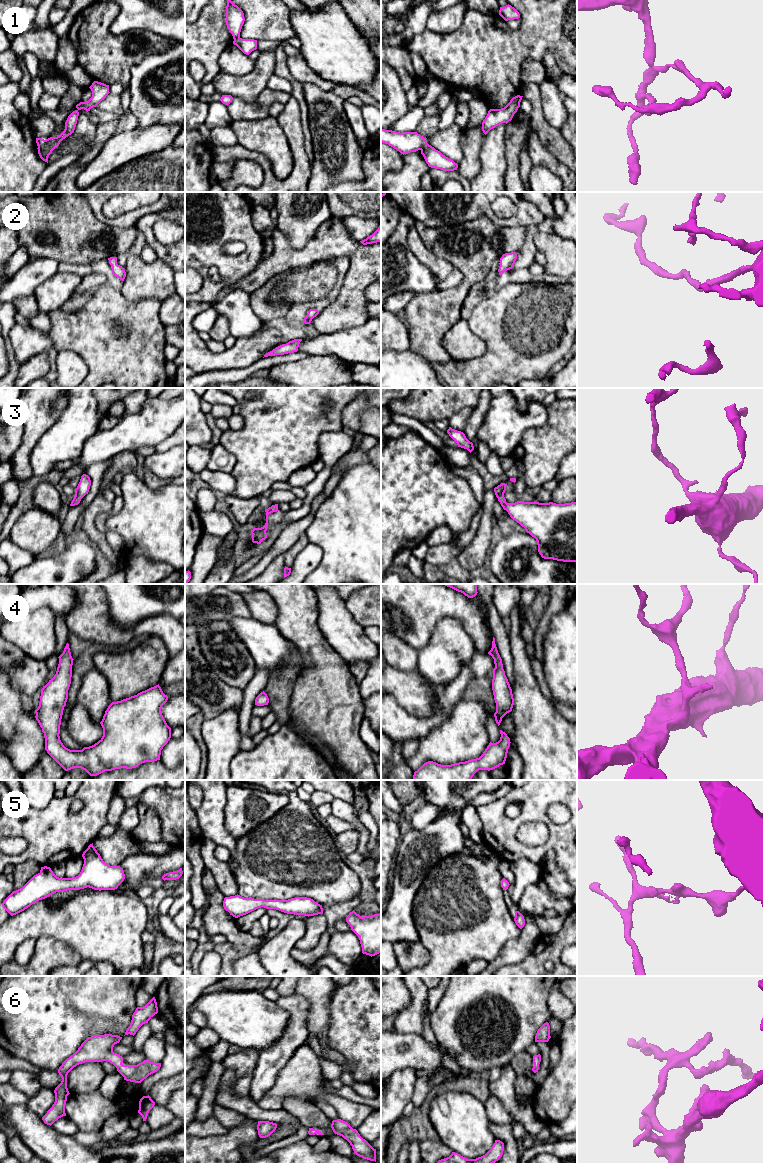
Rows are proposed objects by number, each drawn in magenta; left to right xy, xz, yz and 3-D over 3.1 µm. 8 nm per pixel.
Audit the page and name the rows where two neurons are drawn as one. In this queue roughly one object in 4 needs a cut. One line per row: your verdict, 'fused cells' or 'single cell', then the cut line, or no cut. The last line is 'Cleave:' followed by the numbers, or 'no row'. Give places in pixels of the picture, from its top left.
1: fused cells; cut yz (426, 142), (420, 149)
2: single cell; cut none
3: single cell; cut none
4: single cell; cut none
5: single cell; cut none
6: single cell; cut none
Cleave: 1

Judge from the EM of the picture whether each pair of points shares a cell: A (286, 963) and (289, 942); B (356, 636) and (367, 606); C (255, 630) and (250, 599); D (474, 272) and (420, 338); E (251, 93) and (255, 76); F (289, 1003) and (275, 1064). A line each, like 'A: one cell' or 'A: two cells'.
A: one cell
B: two cells
C: two cells
D: one cell
E: one cell
F: one cell

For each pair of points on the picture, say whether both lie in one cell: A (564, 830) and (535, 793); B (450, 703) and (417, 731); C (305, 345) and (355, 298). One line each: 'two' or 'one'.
A: one
B: one
C: two

